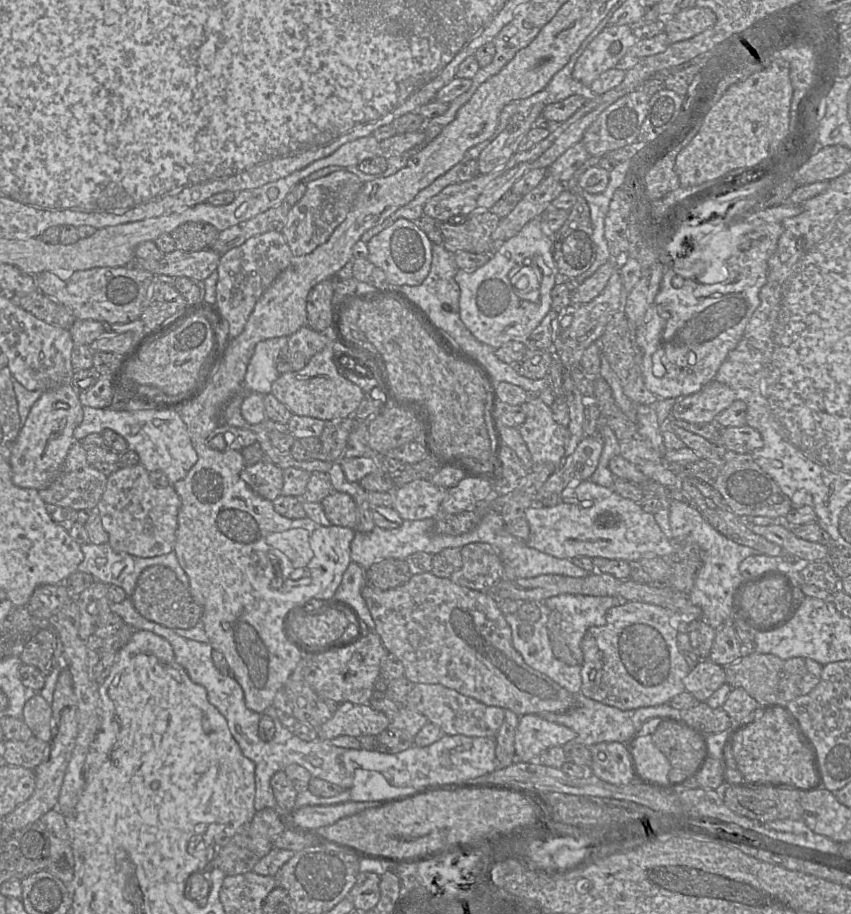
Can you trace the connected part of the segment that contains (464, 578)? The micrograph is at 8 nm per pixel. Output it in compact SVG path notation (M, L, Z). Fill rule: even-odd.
M469 543L460 548L463 565L455 569L450 580L472 590L489 593L501 579L502 561L489 544Z

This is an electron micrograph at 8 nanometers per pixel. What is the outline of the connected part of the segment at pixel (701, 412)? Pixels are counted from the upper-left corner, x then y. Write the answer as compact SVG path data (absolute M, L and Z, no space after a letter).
M712 380L699 392L676 400L671 412L672 420L714 423L717 415L737 399L730 387Z

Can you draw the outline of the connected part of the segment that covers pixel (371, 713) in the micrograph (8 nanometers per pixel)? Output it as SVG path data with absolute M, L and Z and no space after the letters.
M344 702L331 719L318 728L320 740L331 741L339 736L378 736L386 730L392 719L370 704Z

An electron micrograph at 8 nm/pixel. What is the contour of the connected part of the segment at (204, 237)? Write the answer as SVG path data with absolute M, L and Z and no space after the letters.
M186 222L172 233L176 249L183 251L200 251L208 249L215 242L219 231L211 224L204 222Z

